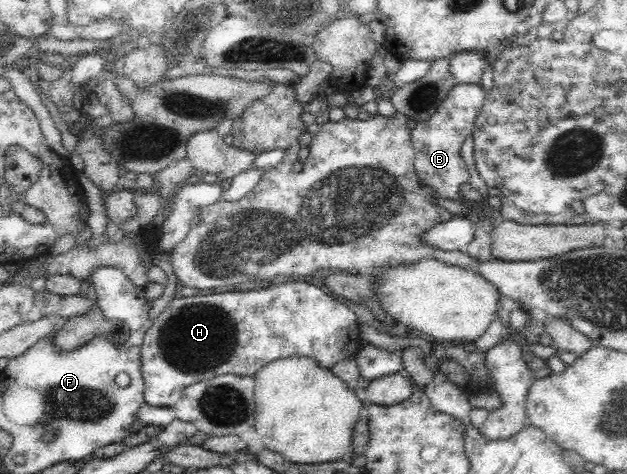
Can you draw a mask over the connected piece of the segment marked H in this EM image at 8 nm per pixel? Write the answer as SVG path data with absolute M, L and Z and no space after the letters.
M293 280L254 290L231 290L172 299L155 318L145 333L141 346L141 373L145 383L145 404L171 407L181 399L183 391L199 381L216 375L232 373L240 377L254 377L263 365L289 357L309 357L319 367L332 368L344 359L353 359L361 345L360 324L352 308L339 302L324 290L301 280Z

